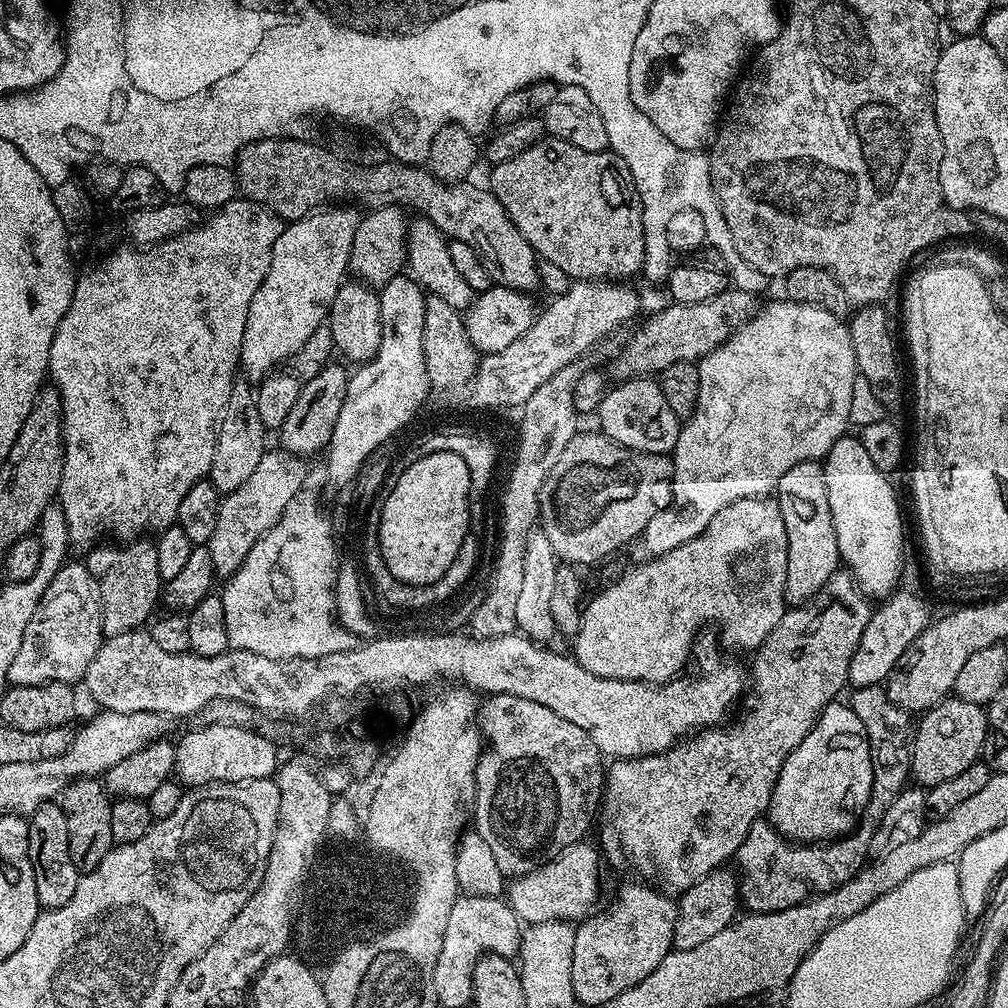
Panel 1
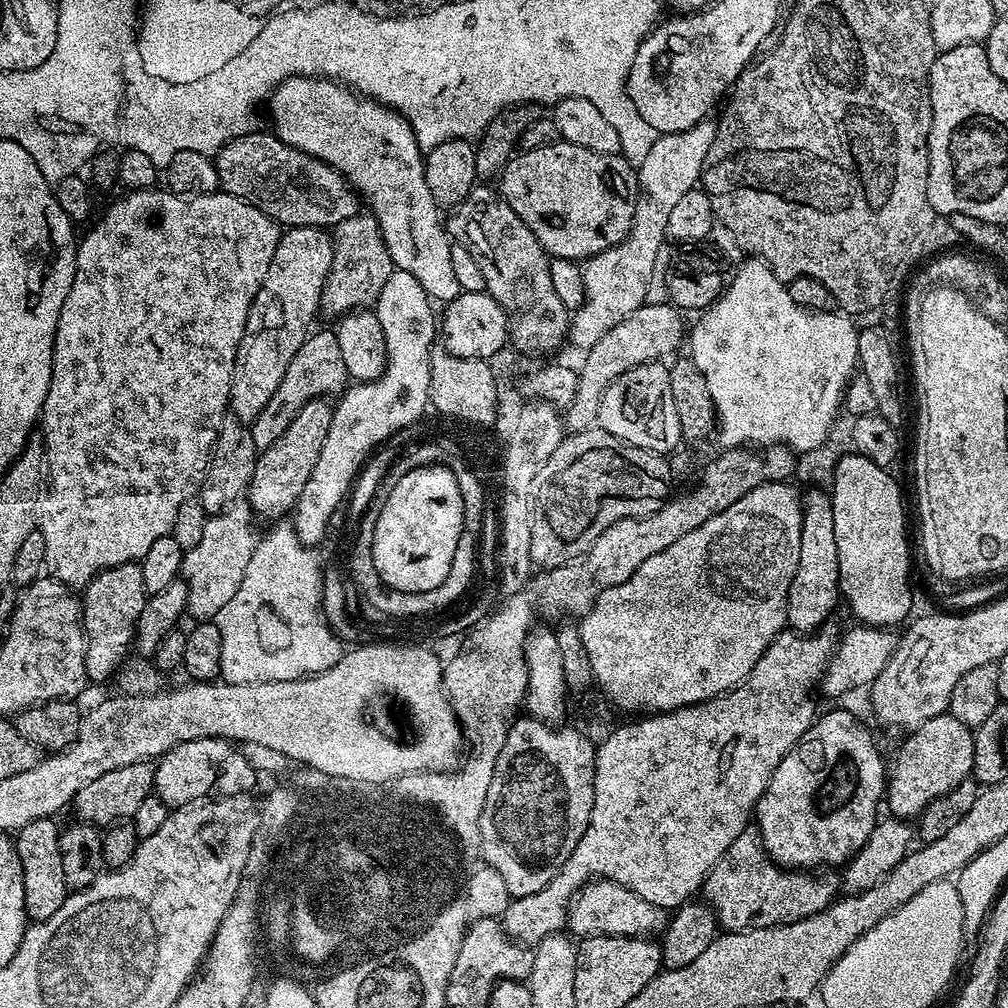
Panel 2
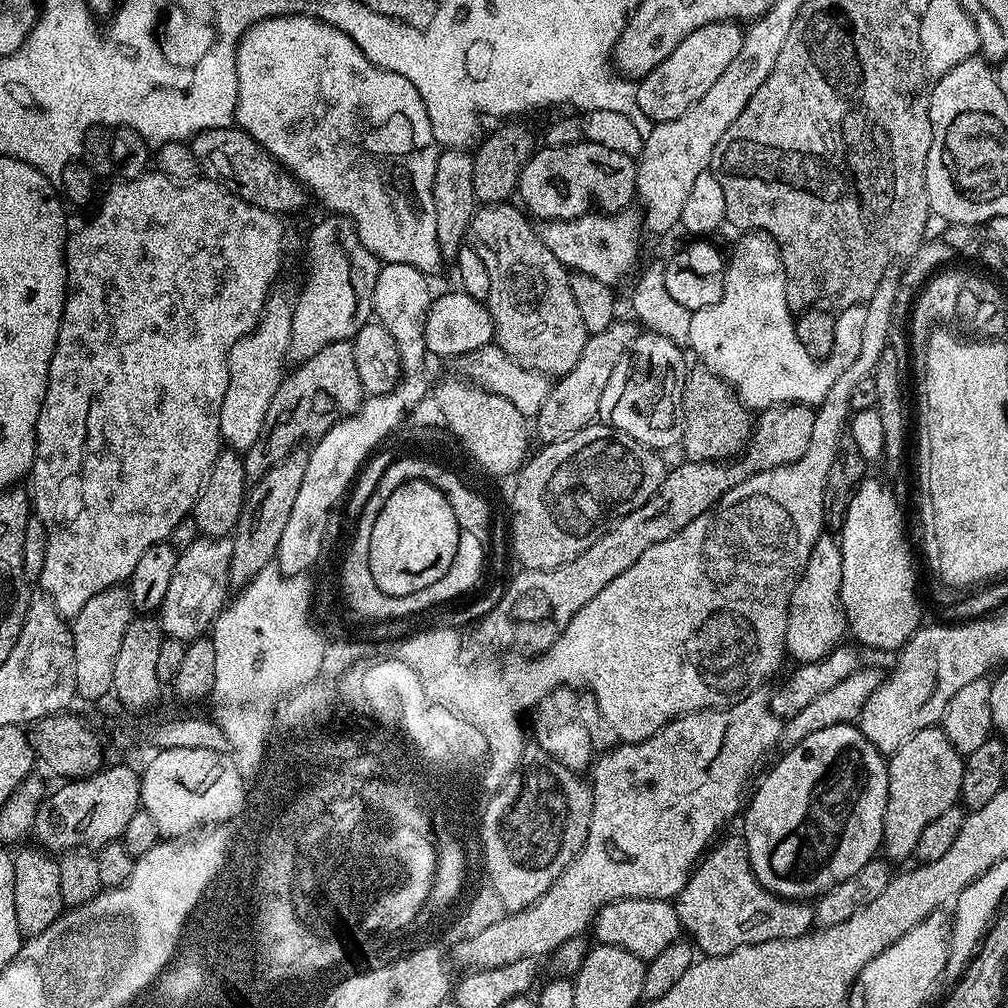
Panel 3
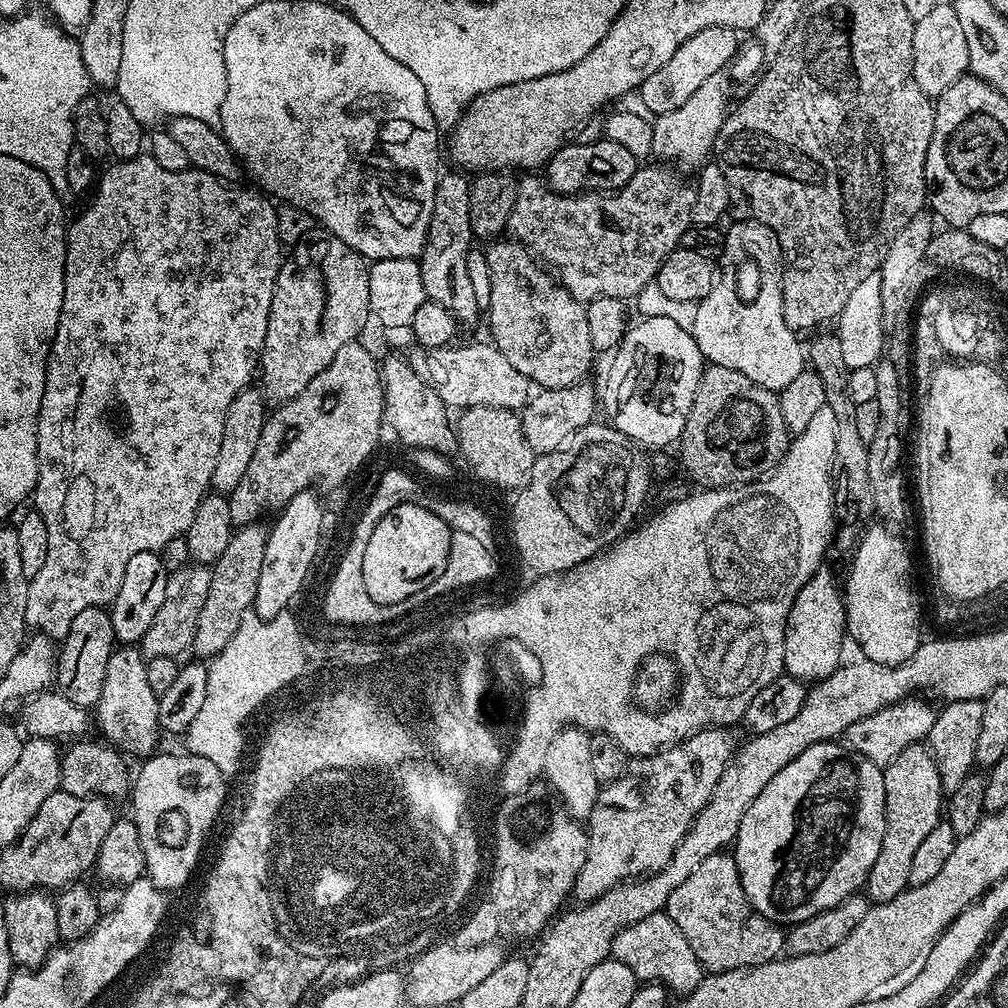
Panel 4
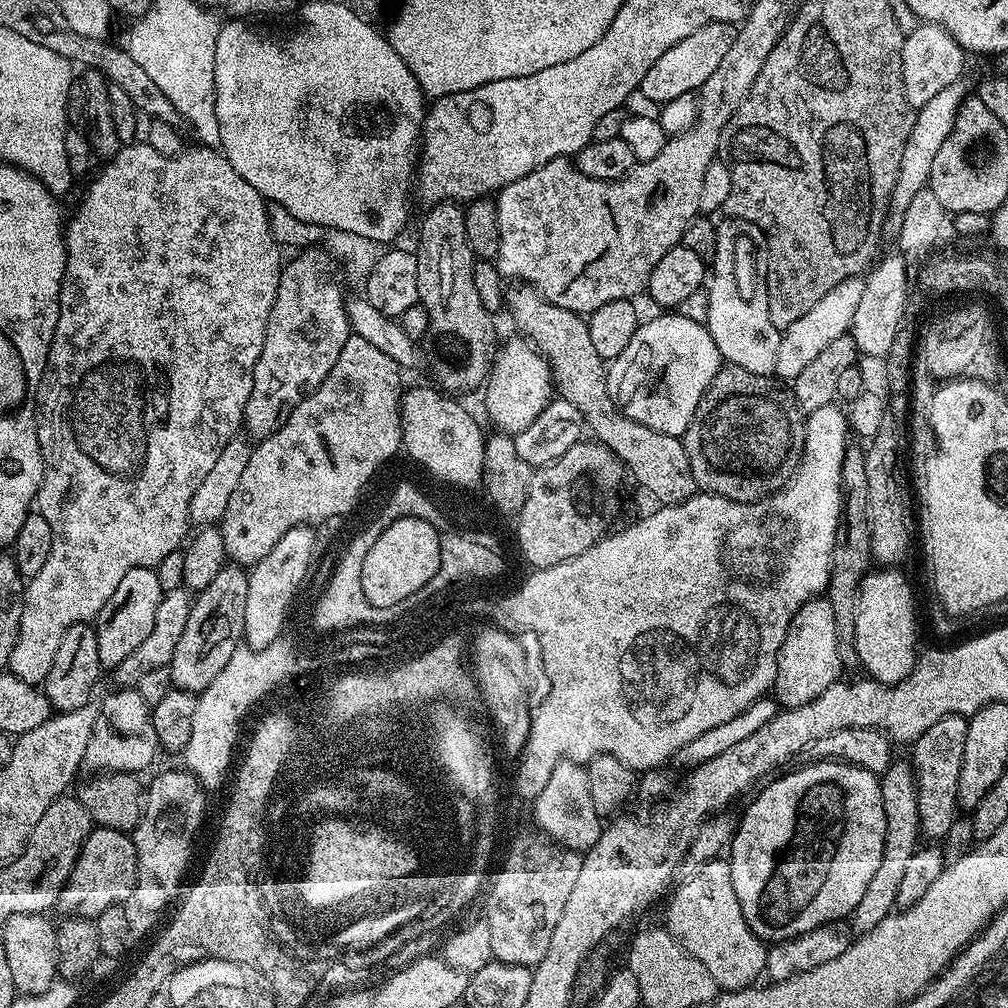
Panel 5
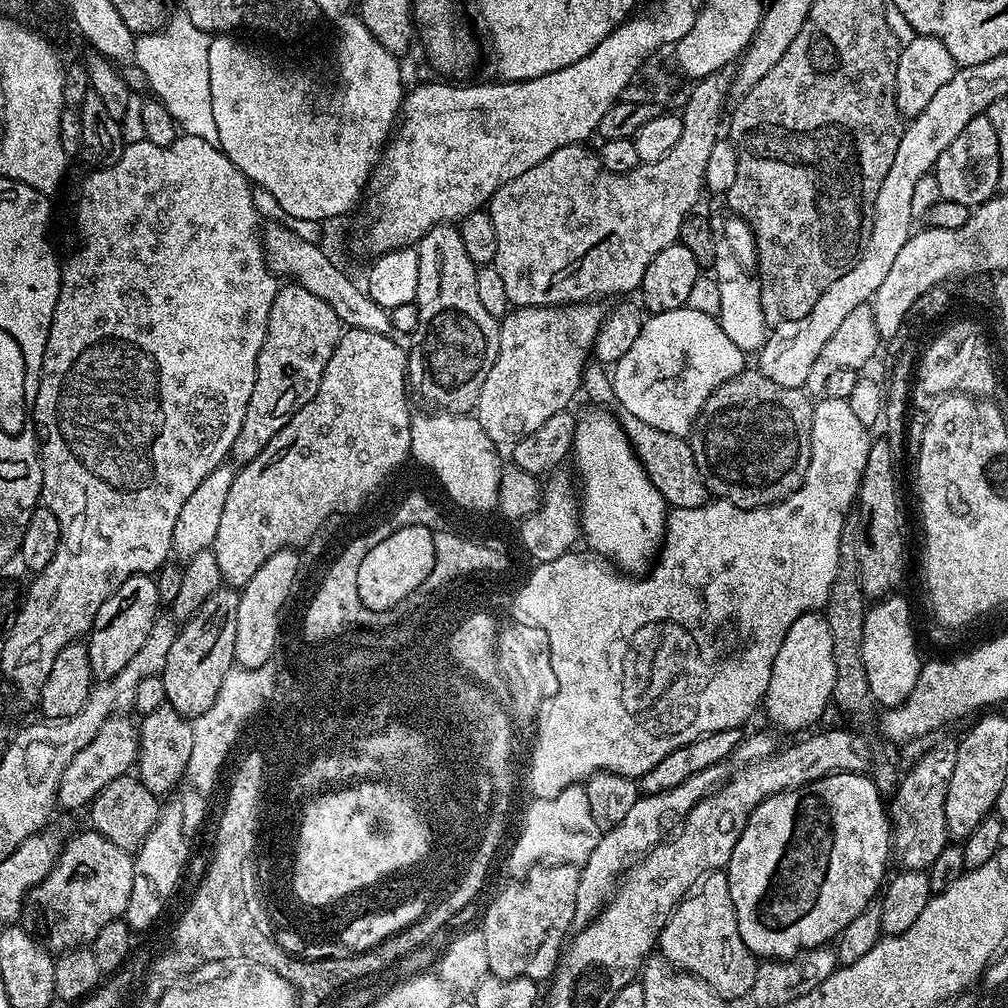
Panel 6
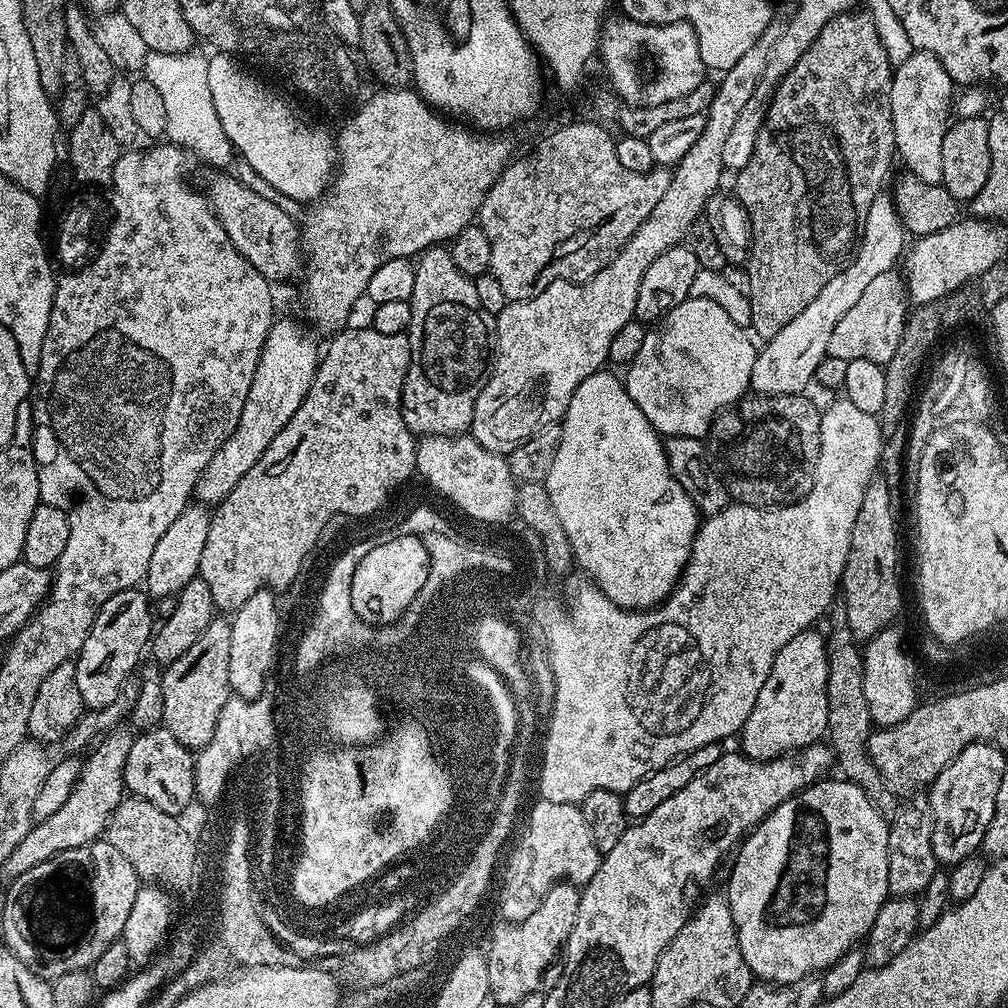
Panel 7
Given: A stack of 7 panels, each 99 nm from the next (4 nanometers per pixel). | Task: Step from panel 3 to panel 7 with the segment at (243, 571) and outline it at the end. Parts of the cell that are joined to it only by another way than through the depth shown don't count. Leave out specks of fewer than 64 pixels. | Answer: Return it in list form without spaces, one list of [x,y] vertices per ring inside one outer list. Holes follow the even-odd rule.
[[[213,618],[210,622],[210,626],[206,626],[206,630],[202,630],[198,642],[194,642],[194,646],[190,646],[190,650],[186,650],[186,654],[182,654],[182,658],[178,658],[173,664],[167,665],[167,667],[163,669],[164,676],[161,675],[159,677],[160,685],[162,685],[162,706],[164,707],[164,719],[162,724],[163,727],[171,730],[174,734],[174,738],[178,738],[178,742],[182,742],[182,746],[186,746],[193,750],[199,750],[208,745],[212,740],[214,730],[218,726],[220,712],[228,707],[227,698],[231,694],[231,633],[231,619]]]

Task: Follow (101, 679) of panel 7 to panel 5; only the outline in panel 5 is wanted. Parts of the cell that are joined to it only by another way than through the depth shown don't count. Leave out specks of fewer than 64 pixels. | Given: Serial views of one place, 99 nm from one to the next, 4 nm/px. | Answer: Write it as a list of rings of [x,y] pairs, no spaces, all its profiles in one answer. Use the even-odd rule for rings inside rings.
[[[155,568],[129,570],[122,582],[118,582],[114,594],[110,594],[106,606],[102,606],[94,621],[101,669],[117,668],[150,635],[150,630],[154,627],[154,613],[163,597],[164,591],[162,586],[158,586]]]

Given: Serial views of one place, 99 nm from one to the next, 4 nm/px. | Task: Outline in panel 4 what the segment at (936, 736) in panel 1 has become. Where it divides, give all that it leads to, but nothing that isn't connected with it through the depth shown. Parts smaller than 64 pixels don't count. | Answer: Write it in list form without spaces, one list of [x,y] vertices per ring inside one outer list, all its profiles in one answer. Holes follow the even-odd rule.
[[[923,743],[911,744],[894,762],[883,769],[886,786],[886,834],[882,834],[882,850],[868,878],[900,878],[900,889],[909,888],[910,869],[918,846],[942,821],[946,808],[946,793],[938,766]]]

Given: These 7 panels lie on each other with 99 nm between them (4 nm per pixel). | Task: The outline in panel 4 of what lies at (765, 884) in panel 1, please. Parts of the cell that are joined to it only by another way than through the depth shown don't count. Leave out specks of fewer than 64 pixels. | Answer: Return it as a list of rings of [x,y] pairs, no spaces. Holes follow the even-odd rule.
[[[727,851],[710,854],[710,858],[706,858],[706,862],[702,862],[702,866],[698,866],[698,870],[694,870],[678,890],[674,890],[674,894],[670,894],[666,911],[670,918],[674,918],[678,930],[682,930],[686,942],[690,942],[690,950],[694,950],[701,968],[709,973],[733,972],[736,968],[765,964],[784,952],[785,929],[752,911],[742,890],[736,857]]]

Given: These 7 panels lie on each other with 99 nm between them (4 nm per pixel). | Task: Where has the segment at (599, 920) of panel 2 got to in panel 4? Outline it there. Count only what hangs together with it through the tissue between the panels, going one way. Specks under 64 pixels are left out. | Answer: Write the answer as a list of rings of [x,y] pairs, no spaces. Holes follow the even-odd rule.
[[[667,911],[655,912],[650,918],[642,918],[640,922],[623,928],[612,943],[611,959],[625,963],[640,982],[664,985],[672,994],[692,992],[706,975],[694,950],[690,950],[690,942],[686,942],[682,930],[678,930]]]

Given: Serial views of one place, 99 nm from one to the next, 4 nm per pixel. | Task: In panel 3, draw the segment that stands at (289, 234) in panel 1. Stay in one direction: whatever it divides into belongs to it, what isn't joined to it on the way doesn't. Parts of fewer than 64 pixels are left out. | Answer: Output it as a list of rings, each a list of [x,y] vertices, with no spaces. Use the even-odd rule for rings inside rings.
[[[279,290],[269,292],[268,301],[264,303],[254,330],[234,342],[234,346],[228,351],[228,385],[226,398],[222,398],[220,438],[233,452],[247,452],[250,446],[254,446],[254,438],[258,438],[262,431],[262,422],[266,422],[266,410],[270,410],[270,402],[274,394],[278,394],[278,386],[286,375],[284,364],[289,363],[288,347],[293,318],[293,293]]]

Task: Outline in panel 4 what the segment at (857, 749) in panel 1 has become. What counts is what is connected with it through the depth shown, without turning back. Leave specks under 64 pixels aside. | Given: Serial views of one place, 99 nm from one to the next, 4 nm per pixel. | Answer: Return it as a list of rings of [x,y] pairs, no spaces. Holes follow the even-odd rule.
[[[823,740],[821,744],[812,744],[806,750],[802,750],[802,754],[798,754],[798,758],[790,762],[790,766],[782,766],[782,770],[778,770],[778,774],[770,778],[766,790],[762,790],[762,794],[758,794],[758,798],[750,802],[750,810],[746,810],[742,826],[738,826],[734,855],[748,904],[752,907],[752,911],[762,918],[781,926],[806,922],[806,918],[814,918],[814,914],[822,914],[822,910],[838,906],[838,902],[857,895],[867,885],[870,870],[878,858],[878,850],[882,850],[882,834],[886,834],[886,786],[881,765],[870,762],[870,758],[853,752],[851,748],[840,742]]]

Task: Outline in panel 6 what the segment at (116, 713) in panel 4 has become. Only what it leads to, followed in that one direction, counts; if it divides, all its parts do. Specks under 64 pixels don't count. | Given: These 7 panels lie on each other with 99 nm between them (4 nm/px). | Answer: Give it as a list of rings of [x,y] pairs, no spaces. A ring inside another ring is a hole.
[[[127,715],[112,716],[94,734],[94,742],[78,754],[74,754],[72,761],[62,770],[60,779],[60,790],[58,793],[58,804],[64,808],[80,808],[91,805],[95,798],[105,788],[110,786],[119,776],[127,776],[133,771],[136,756],[140,753],[140,734],[135,723],[128,721]]]

